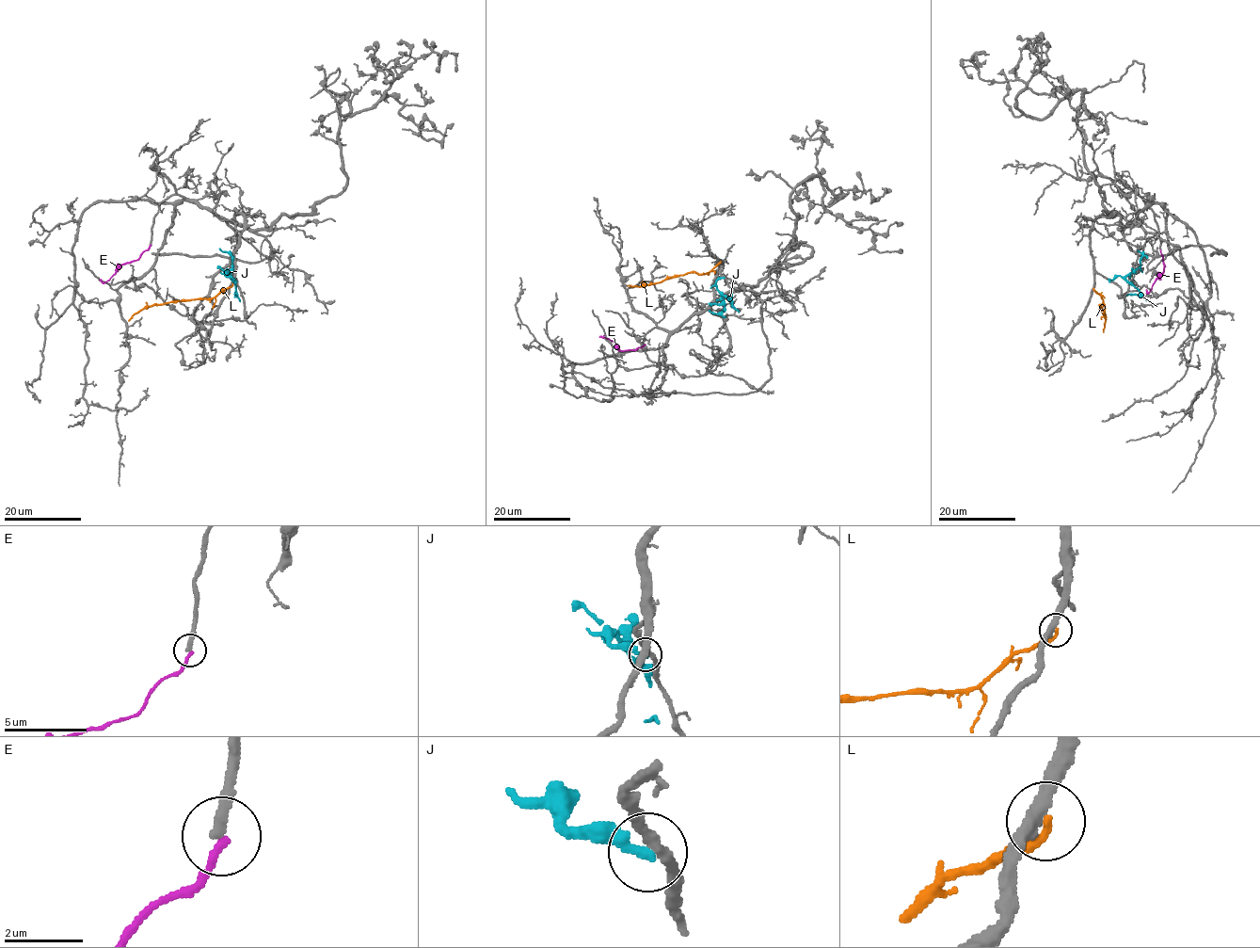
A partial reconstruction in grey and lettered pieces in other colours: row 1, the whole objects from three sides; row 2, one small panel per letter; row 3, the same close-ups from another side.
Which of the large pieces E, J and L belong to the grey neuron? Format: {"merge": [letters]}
{"merge": []}

